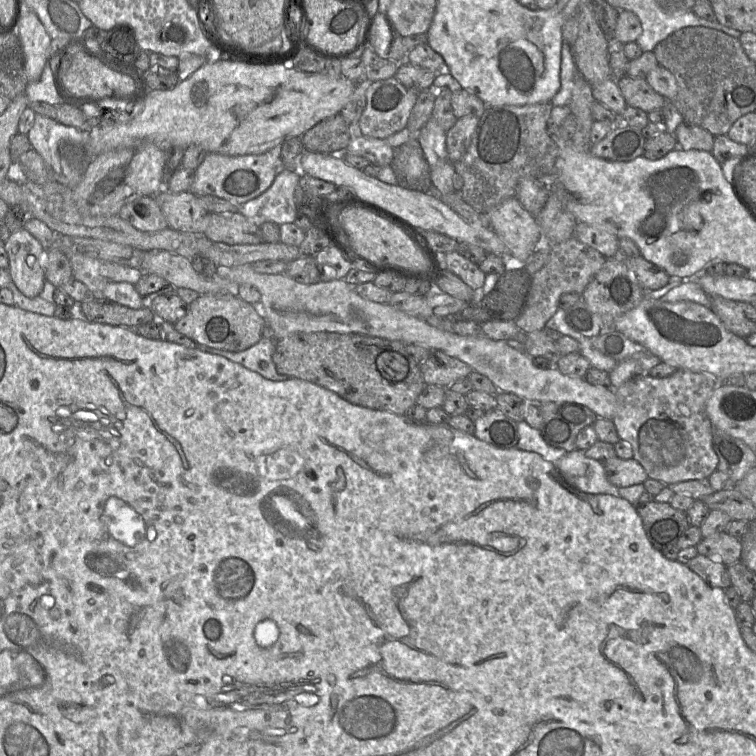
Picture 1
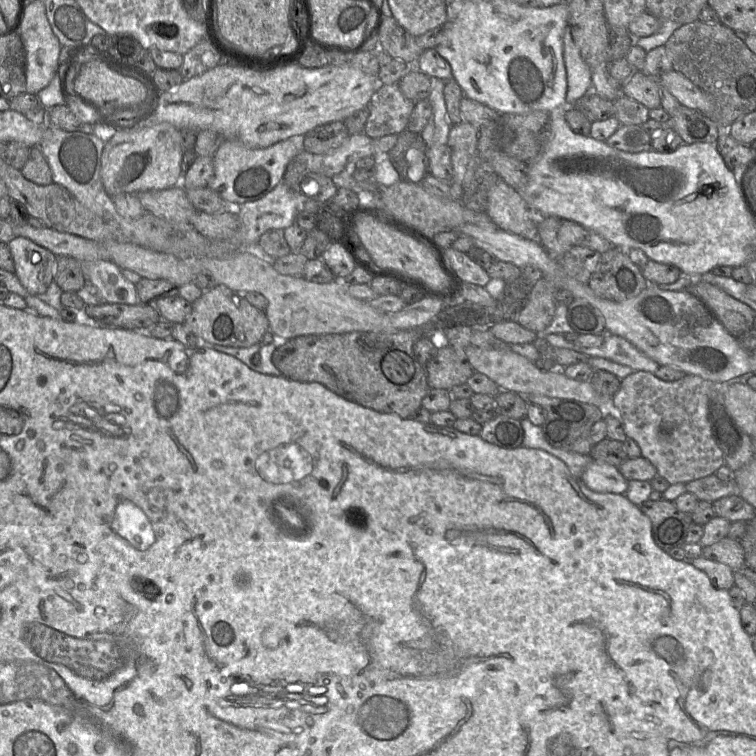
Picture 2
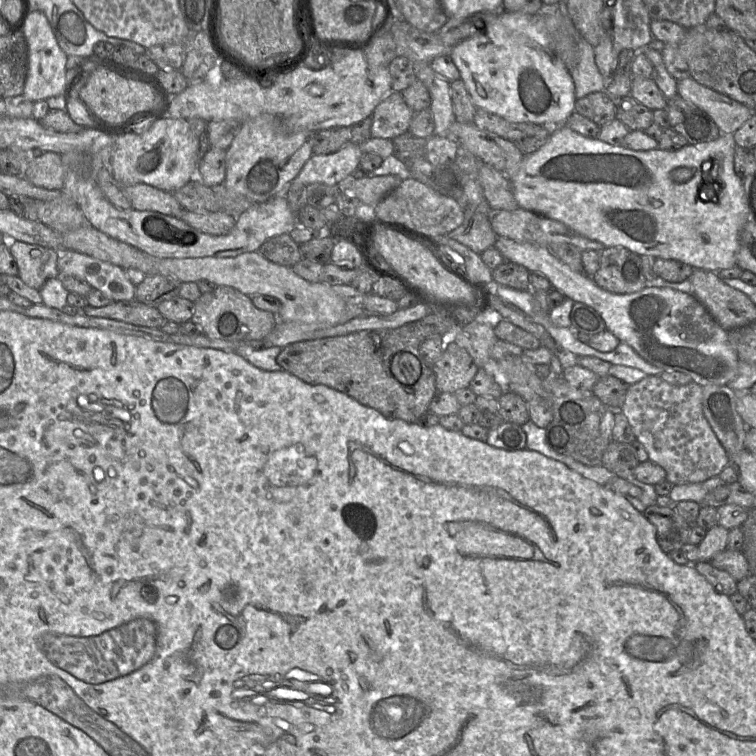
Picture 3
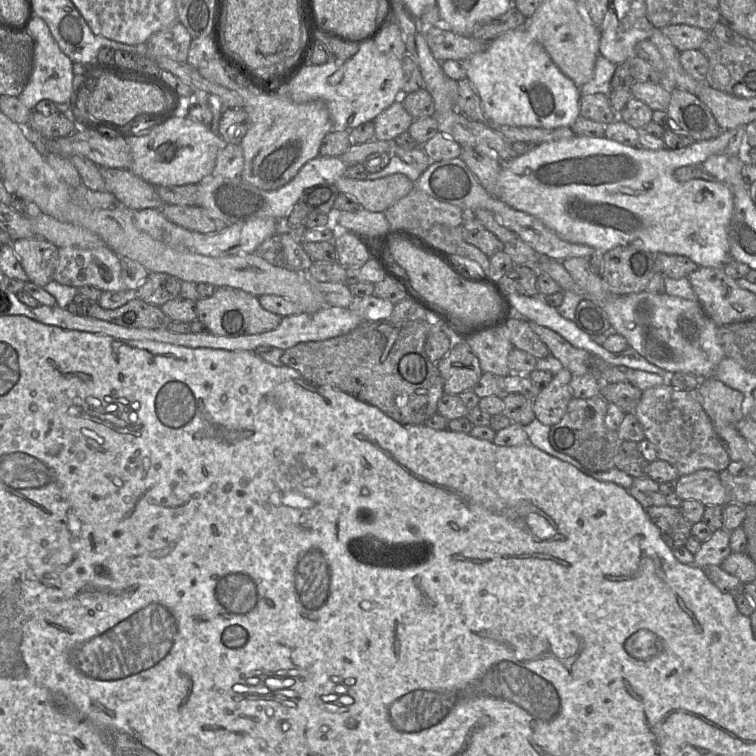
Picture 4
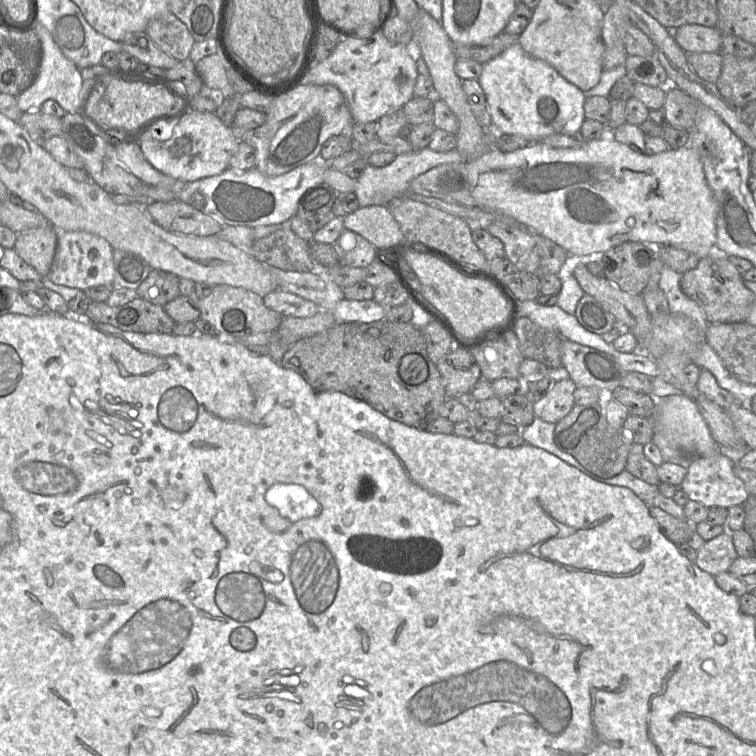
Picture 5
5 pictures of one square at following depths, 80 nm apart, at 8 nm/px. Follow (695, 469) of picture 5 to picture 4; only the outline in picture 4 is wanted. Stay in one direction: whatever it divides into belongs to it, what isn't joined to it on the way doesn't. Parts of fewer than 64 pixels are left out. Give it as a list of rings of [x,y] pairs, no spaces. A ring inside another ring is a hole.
[[[708,469],[681,476],[676,481],[675,494],[683,501],[696,500],[704,506],[726,506],[728,494],[719,477],[718,472]]]

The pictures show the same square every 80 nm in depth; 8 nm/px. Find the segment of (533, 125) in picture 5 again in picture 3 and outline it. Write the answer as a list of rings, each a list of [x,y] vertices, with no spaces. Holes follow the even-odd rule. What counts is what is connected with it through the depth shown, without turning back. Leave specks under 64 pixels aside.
[[[503,11],[483,32],[454,45],[449,56],[476,107],[509,122],[543,125],[551,136],[575,111],[573,79],[556,54],[540,14]]]

